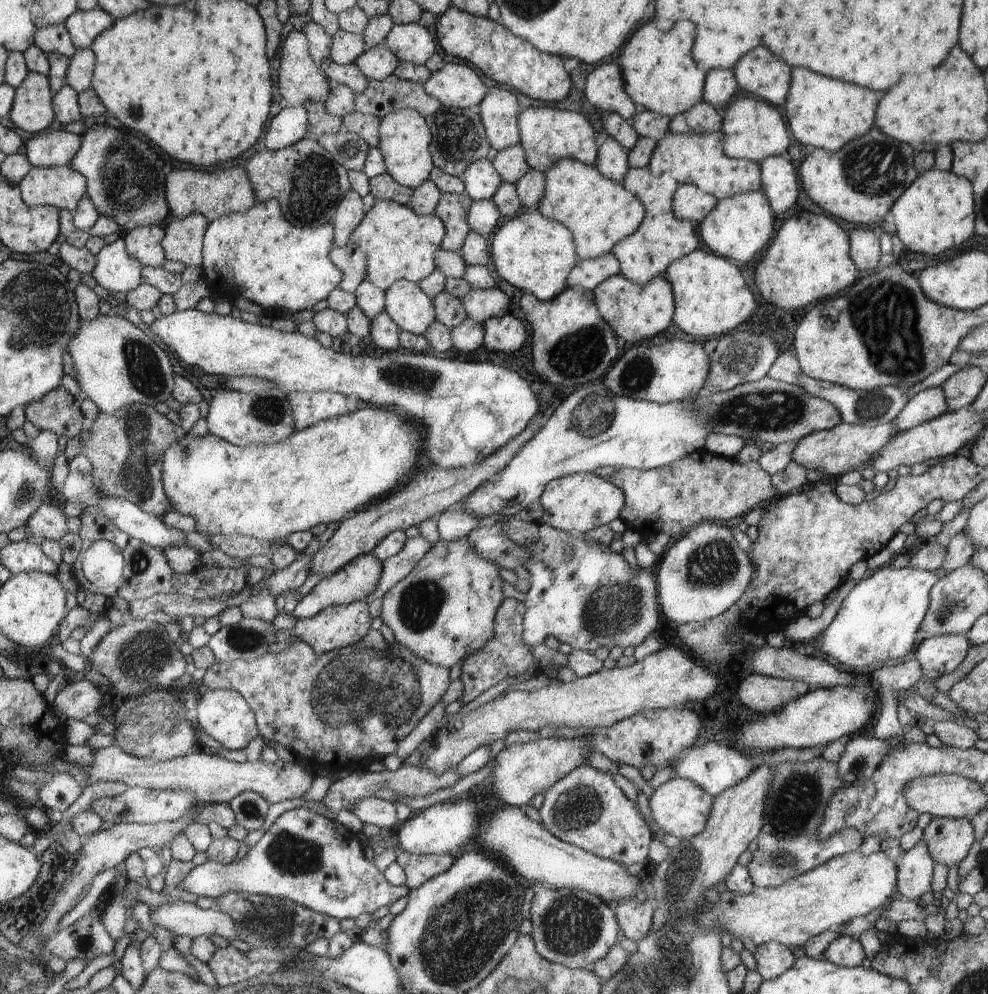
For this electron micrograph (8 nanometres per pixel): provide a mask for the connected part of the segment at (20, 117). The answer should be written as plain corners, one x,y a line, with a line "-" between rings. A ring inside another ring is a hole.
29,72
21,86
15,88
11,120
24,132
44,132
54,120
53,96
49,77

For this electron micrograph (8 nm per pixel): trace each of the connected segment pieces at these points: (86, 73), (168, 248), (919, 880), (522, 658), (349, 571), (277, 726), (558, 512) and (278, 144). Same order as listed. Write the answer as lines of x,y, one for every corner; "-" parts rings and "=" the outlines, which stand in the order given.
92,48
77,49
69,57
69,68
68,74
65,76
65,84
73,88
77,93
92,88
96,62
96,53
=
192,213
183,219
173,217
169,225
165,225
165,235
161,240
165,258
182,262
185,266
200,267
204,263
204,236
209,220
202,213
=
925,840
902,854
897,864
897,890
902,898
915,901
931,890
934,860
=
506,599
497,610
493,639
484,647
461,660
462,674
460,680
464,685
462,698
464,704
474,700
492,686
496,686
500,680
504,680
508,676
524,674
528,672
528,668
532,667
532,662
534,662
532,650
525,645
522,638
525,612
526,607
522,601
=
373,552
363,555
358,555
350,562
346,563
340,571
333,575
325,576
302,600
297,604
297,607
291,614
298,619
307,619
316,616
325,608
336,605
347,605
354,601
366,600
366,597
380,583
381,576
384,574
384,562
377,557
=
370,629
370,632
364,639
359,640
356,644
348,645
347,647
338,649
337,651
330,651
319,655
314,652
314,649
306,644
306,641
296,640
292,644
281,646
281,651
277,654
268,653
256,660
243,661
236,659
225,663
222,661
214,661
212,665
207,668
207,671
202,679
205,688
214,689
228,689
241,693
243,697
252,706
256,713
258,728
260,729
260,736
270,742
278,742
285,748
292,752
292,754
300,758
300,762
313,767
315,770
319,768
329,769
331,773
343,769
359,770
366,766
372,760
379,758
378,756
387,757
389,754
396,754
398,742
408,736
416,724
424,718
424,714
428,714
428,710
439,702
451,683
451,676
448,667
429,663
417,654
413,653
411,649
406,648
405,645
400,645
398,642
390,645
383,637
380,631
=
576,473
553,480
545,487
538,502
544,508
544,515
539,522
569,533
584,535
588,530
619,518
625,503
625,494
621,488
594,473
=
287,106
270,118
270,124
265,124
265,131
260,141
260,147
269,151
277,151
299,140
308,137
309,112
305,106

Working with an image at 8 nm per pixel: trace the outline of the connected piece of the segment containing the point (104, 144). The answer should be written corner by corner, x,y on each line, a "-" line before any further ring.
94,124
82,134
81,148
69,165
86,177
88,187
85,196
92,200
100,216
111,218
122,230
127,232
144,225
160,225
162,220
168,218
169,203
164,198
164,160
138,135
108,125

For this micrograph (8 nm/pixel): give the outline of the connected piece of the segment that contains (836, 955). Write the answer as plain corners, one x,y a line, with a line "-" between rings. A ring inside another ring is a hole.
840,935
828,945
821,958
843,967
857,967
862,965
865,952
858,939

